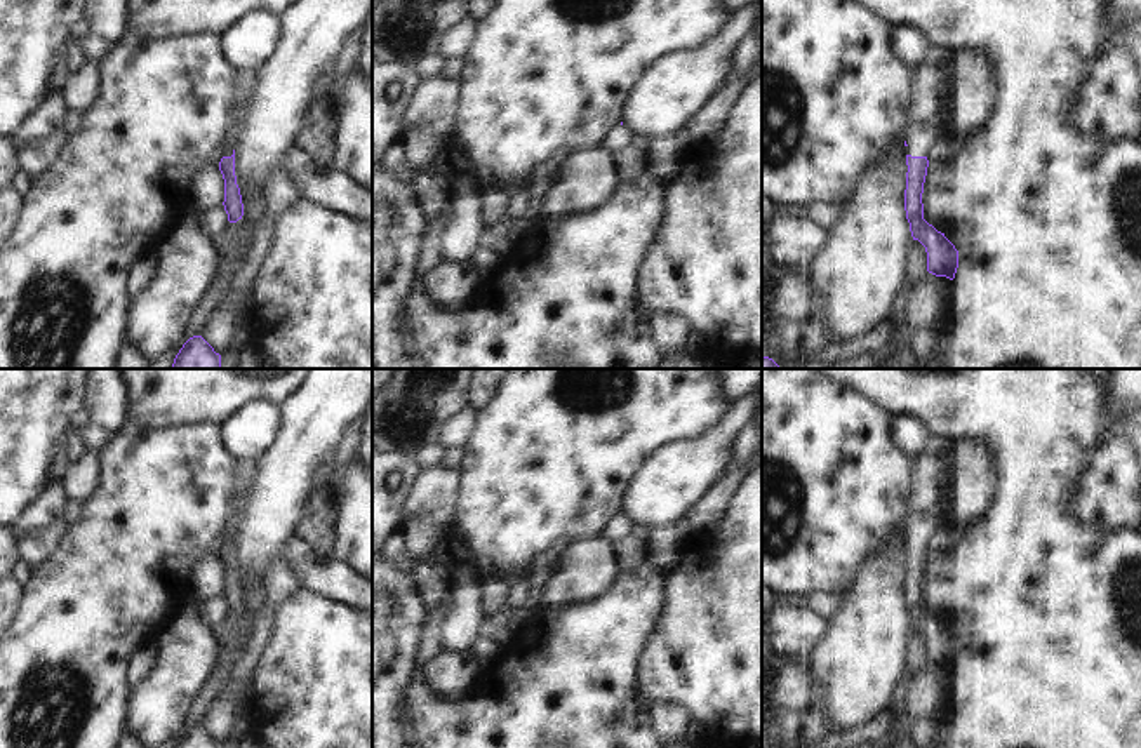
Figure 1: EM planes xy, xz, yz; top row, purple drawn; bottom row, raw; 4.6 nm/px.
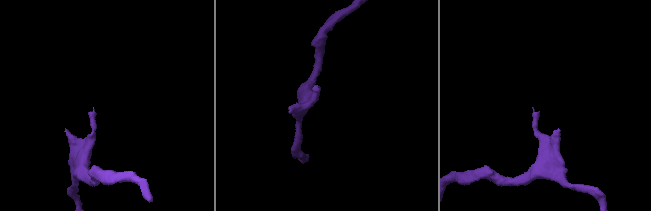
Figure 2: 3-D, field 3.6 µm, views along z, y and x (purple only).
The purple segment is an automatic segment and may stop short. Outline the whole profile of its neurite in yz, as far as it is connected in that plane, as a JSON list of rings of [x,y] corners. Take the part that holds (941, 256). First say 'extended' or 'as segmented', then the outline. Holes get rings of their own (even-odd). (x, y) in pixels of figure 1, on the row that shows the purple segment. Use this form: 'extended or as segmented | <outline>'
extended | [[[924,63],[911,77],[910,124],[904,132],[906,146],[906,190],[904,210],[913,240],[927,252],[927,271],[936,277],[955,278],[958,250],[932,224],[924,219],[924,183],[927,176],[927,153],[944,125],[944,92],[951,70]]]

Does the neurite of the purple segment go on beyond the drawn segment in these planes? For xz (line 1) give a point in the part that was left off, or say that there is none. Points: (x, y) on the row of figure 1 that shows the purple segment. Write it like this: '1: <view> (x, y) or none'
1: none

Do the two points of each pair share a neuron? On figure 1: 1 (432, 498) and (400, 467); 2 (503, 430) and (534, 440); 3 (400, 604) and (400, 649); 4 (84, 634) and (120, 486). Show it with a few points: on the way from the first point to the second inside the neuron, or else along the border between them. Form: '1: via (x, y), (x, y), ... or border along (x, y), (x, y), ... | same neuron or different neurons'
1: border along (420, 470), (400, 519) | different neurons
2: via (510, 430), (527, 439) | same neuron
3: via (400, 614), (400, 639) | same neuron
4: via (96, 597), (112, 559), (112, 522) | same neuron

